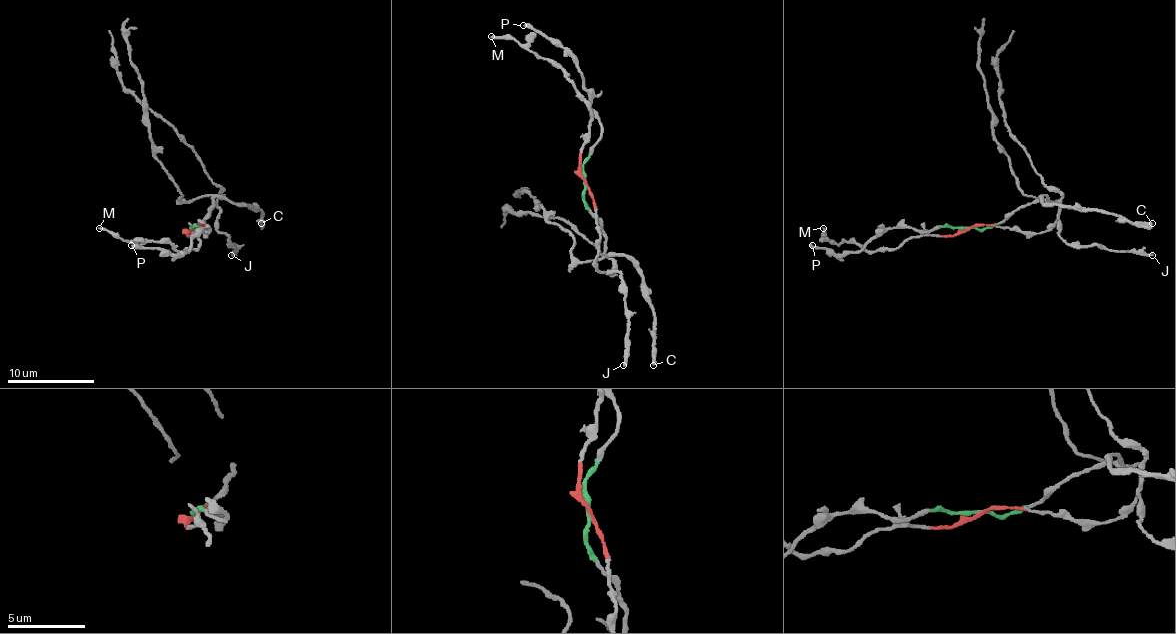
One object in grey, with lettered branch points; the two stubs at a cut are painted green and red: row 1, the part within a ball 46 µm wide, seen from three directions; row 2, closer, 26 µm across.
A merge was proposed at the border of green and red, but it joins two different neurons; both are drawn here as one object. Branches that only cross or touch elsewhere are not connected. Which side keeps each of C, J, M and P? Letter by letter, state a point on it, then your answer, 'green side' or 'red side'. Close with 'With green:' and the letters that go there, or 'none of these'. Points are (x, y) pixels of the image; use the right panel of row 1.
C: (1152, 223) | green side
J: (1152, 255) | red side
M: (823, 228) | red side
P: (812, 245) | green side
With green: C, P

